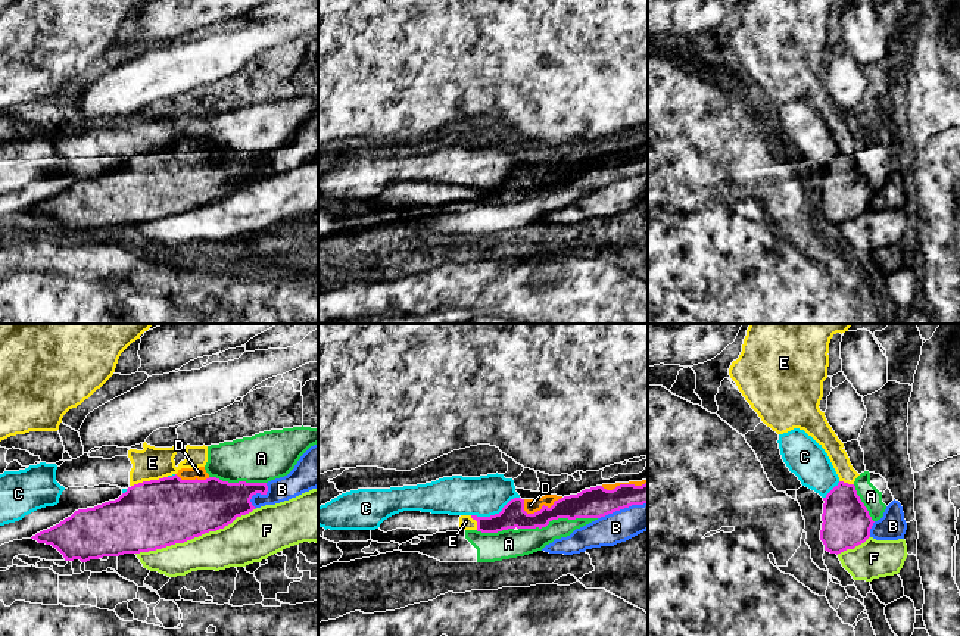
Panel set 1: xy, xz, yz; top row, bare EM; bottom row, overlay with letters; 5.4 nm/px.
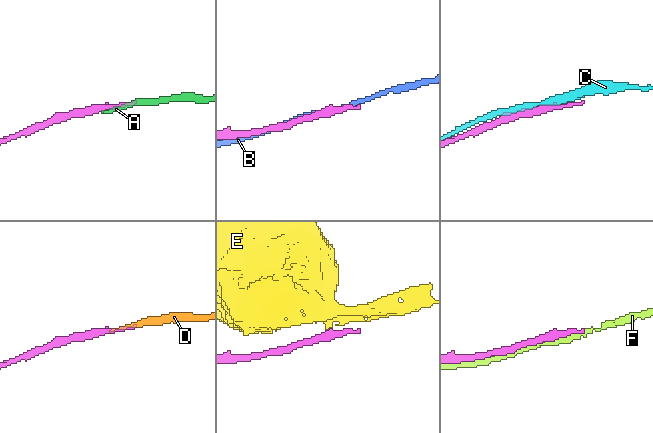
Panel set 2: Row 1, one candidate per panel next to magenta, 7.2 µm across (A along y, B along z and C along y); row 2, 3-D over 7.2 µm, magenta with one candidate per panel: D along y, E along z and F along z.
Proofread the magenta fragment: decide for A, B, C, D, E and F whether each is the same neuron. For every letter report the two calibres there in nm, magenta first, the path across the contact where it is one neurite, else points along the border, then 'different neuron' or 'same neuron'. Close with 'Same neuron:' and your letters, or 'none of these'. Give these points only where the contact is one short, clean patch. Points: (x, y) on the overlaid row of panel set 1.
A: 170 nm thick on the magenta side, 150 nm on the other; different neuron
B: 170 nm thick on the magenta side, 170 nm on the other; different neuron
C: 140 nm thick on the magenta side, 220 nm on the other; different neuron
D: 160 nm thick on the magenta side, 80 nm on the other; same neuron
E: 380 nm thick on the magenta side, 180 nm on the other; border along xy (167, 476), (158, 480), (143, 480), (131, 486); different neuron
F: 360 nm thick on the magenta side, 240 nm on the other; different neuron
Same neuron: D

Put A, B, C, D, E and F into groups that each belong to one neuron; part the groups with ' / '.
A / B / C / D / E / F

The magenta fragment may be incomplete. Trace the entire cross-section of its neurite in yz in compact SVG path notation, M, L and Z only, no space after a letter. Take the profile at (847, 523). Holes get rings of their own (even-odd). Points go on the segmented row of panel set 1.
M839 481L823 501L820 540L825 551L838 555L854 549L870 537L875 521L854 484Z

